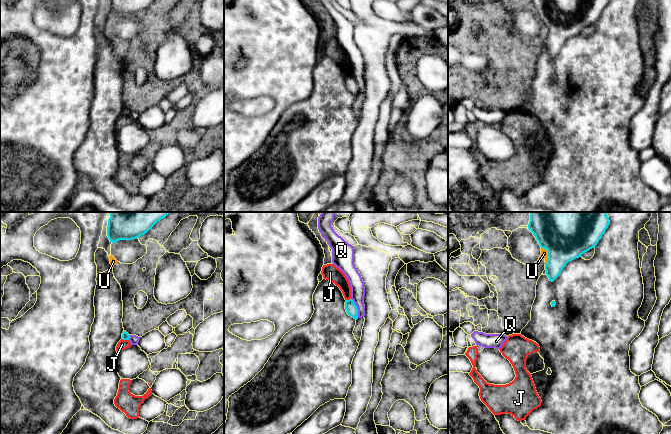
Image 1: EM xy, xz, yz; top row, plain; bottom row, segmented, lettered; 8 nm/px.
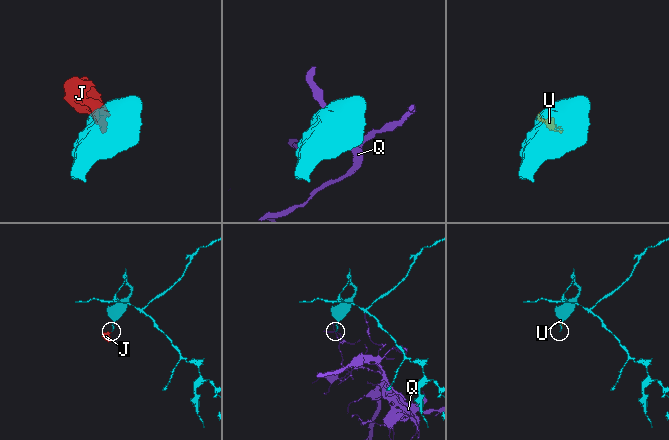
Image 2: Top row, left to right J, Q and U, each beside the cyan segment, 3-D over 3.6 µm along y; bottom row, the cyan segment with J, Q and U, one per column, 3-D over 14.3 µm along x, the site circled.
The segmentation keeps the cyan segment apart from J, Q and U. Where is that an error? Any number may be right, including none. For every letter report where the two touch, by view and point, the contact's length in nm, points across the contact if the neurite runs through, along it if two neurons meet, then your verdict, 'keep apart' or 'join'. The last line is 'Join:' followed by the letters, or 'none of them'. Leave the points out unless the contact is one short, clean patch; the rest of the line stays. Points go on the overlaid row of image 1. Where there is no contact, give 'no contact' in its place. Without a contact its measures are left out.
J: xz (349, 299) | 40 nm | along xz (350, 298), (346, 300) | keep apart
Q: xz (356, 308) | 170 nm | along xz (351, 298), (356, 306), (358, 317) | keep apart
U: yz (548, 255) | 160 nm | keep apart
Join: none of them

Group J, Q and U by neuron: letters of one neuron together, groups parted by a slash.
J U / Q

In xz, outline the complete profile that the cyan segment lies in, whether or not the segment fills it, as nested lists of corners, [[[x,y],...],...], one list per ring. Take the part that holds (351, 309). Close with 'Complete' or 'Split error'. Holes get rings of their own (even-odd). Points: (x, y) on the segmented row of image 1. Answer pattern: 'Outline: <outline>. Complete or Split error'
Outline: [[[352,299],[346,300],[345,309],[349,316],[356,320],[358,319],[358,309]]]. Complete

